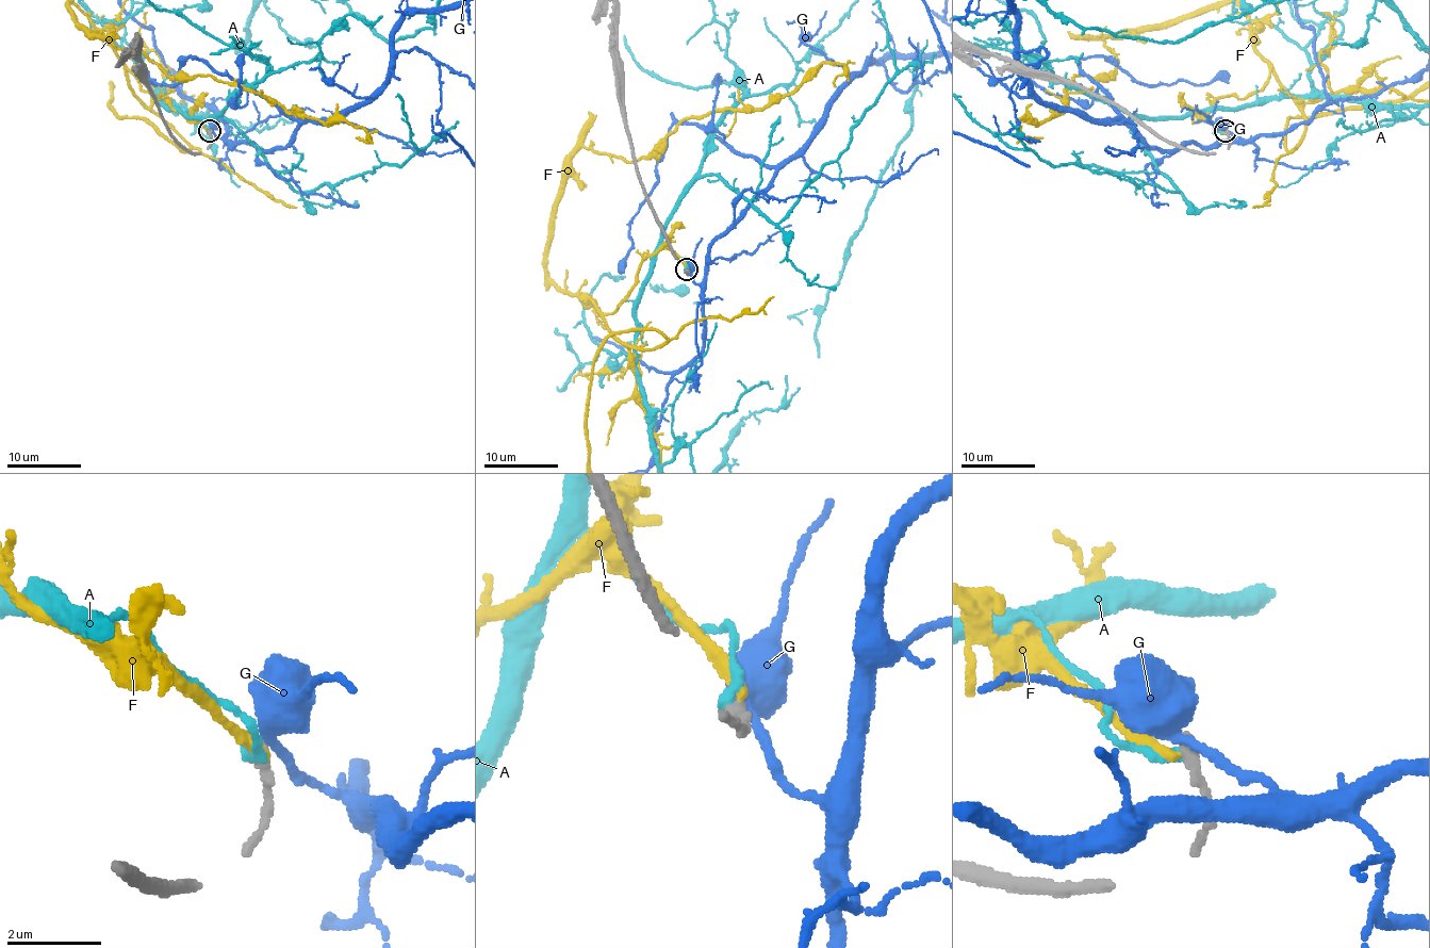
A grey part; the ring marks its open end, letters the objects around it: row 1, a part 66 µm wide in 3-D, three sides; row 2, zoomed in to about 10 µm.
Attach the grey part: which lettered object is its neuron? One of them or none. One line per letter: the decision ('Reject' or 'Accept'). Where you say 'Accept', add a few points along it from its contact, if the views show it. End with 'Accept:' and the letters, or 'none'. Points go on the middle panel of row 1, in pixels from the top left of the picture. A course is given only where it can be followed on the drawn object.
A: Reject
F: Reject
G: Reject
Accept: none

